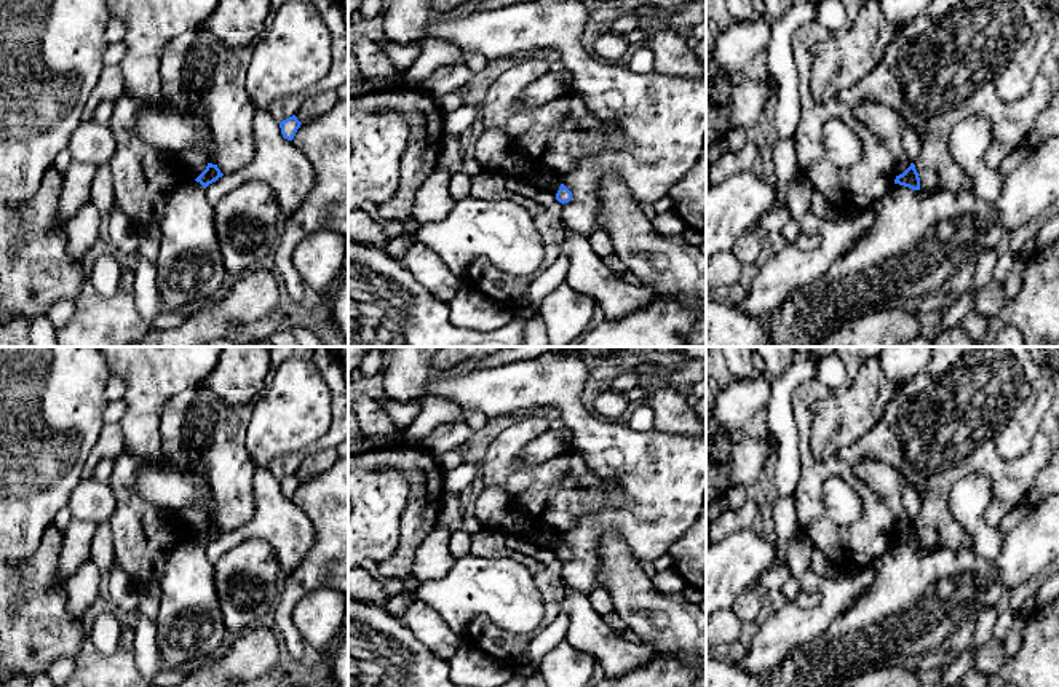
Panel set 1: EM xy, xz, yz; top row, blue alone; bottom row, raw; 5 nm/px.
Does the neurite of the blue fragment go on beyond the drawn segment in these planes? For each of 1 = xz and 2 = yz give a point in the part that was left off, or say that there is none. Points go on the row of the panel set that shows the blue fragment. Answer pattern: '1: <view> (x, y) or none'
1: none
2: none

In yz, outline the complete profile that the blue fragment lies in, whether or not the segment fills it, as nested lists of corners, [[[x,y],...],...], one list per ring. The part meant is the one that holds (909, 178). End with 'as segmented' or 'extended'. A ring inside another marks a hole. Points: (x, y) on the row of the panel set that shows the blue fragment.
[[[910,163],[910,166],[902,174],[896,176],[894,184],[909,187],[912,190],[920,190],[920,177],[915,165]]]; as segmented

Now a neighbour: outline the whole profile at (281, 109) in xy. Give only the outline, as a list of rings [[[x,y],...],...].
[[[291,96],[286,99],[275,101],[270,105],[270,112],[276,117],[278,121],[283,121],[292,115],[295,115],[297,109],[302,105],[299,96]]]

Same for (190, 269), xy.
[[[185,179],[168,197],[155,259],[157,289],[165,310],[211,299],[228,276],[206,189]]]

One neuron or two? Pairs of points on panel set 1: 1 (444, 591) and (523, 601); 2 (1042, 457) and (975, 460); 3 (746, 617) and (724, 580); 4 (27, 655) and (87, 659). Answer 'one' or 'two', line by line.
1: one
2: one
3: two
4: two

